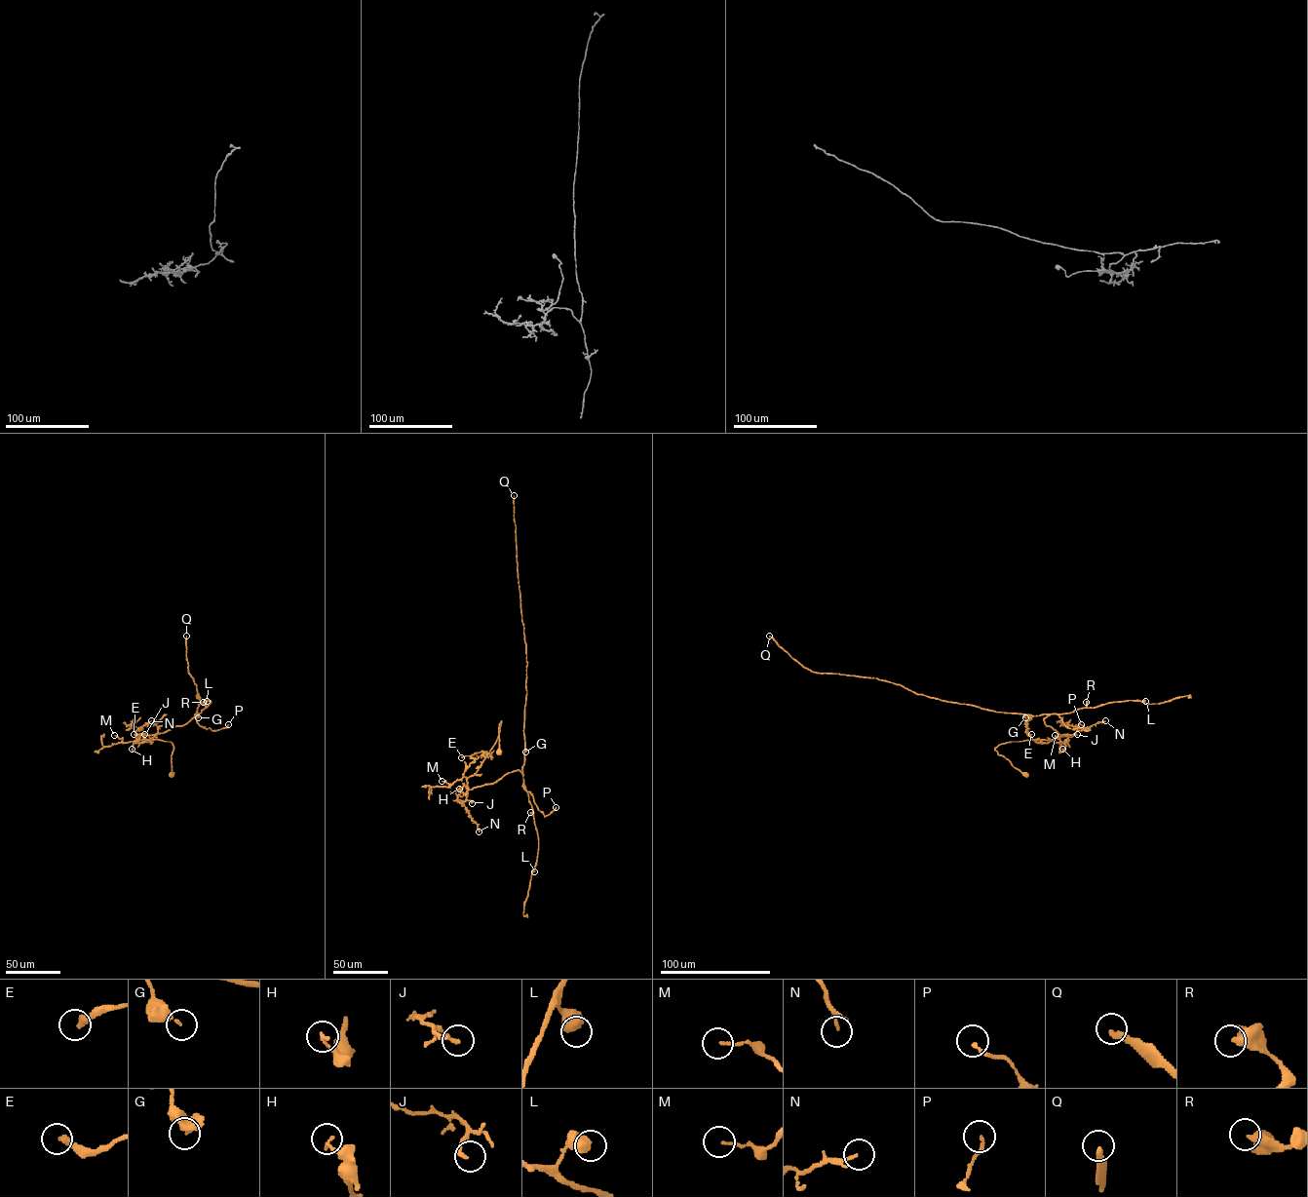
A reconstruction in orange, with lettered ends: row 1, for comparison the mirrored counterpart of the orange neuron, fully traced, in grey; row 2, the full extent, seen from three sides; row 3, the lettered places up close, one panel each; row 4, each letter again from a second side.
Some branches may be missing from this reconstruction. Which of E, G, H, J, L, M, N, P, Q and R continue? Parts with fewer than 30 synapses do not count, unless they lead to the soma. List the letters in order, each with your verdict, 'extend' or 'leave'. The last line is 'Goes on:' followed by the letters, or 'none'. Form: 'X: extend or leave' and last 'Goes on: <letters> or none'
E: leave
G: leave
H: leave
J: leave
L: leave
M: leave
N: leave
P: leave
Q: extend
R: leave
Goes on: Q

